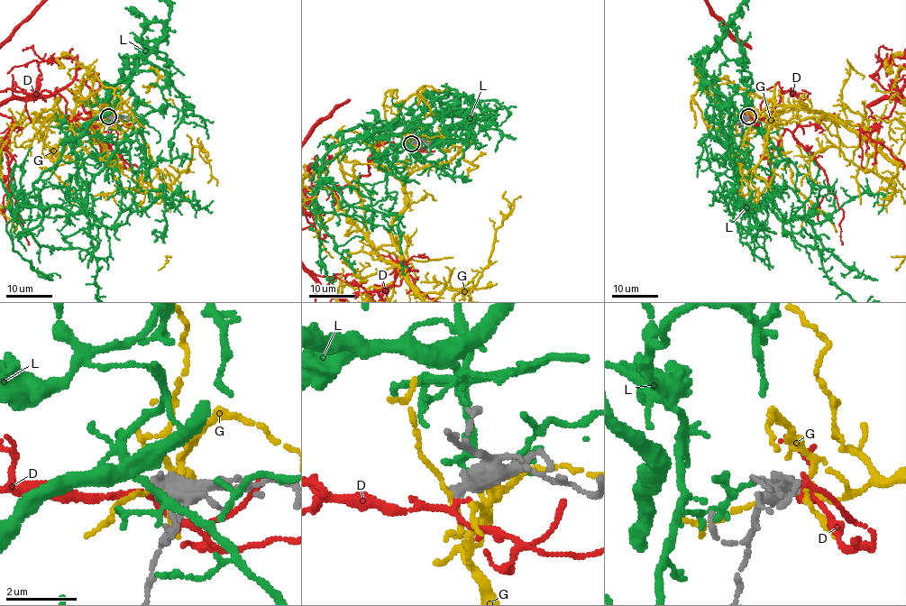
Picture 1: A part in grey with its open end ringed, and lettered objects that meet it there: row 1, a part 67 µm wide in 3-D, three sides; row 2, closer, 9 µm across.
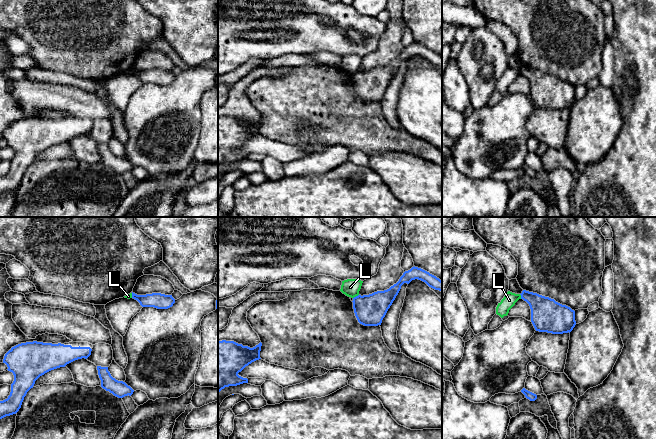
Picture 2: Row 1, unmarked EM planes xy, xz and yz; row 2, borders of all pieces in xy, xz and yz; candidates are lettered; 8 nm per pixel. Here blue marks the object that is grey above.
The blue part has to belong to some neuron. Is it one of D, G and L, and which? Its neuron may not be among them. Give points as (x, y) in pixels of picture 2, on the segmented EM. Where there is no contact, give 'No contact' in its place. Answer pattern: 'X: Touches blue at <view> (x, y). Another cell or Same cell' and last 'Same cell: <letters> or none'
D: No contact. Another cell
G: No contact. Another cell
L: Touches blue at xz (356, 296). Another cell
Same cell: none

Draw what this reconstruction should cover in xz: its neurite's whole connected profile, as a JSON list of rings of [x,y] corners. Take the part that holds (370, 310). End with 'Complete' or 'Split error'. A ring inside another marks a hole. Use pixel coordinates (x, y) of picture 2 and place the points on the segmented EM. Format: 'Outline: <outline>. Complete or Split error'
Outline: [[[414,266],[410,270],[405,271],[399,281],[389,289],[354,297],[352,301],[353,309],[358,322],[364,326],[381,325],[401,286],[404,283],[409,284],[415,279],[421,280],[429,287],[442,292],[442,281],[439,278]]]. Complete

